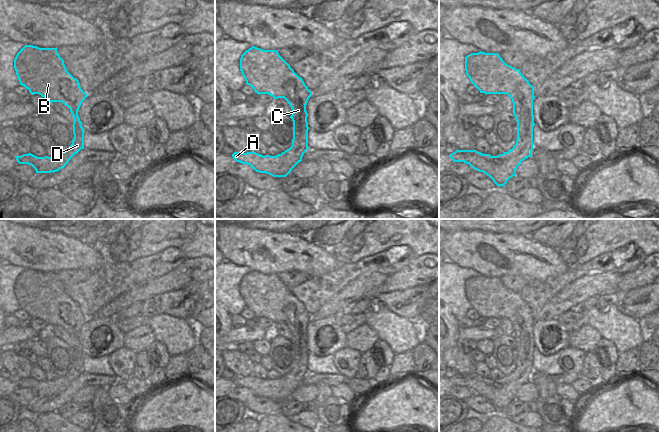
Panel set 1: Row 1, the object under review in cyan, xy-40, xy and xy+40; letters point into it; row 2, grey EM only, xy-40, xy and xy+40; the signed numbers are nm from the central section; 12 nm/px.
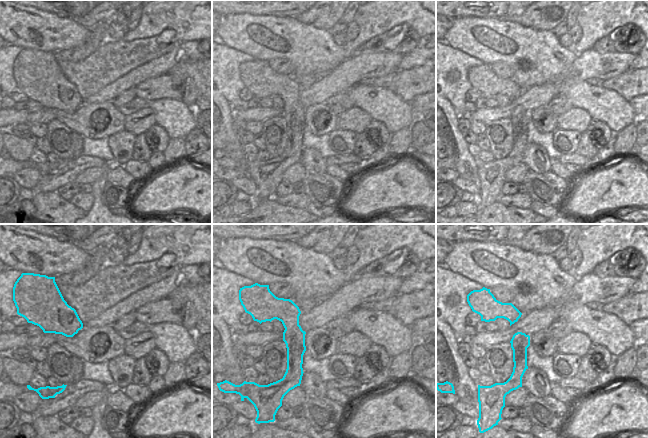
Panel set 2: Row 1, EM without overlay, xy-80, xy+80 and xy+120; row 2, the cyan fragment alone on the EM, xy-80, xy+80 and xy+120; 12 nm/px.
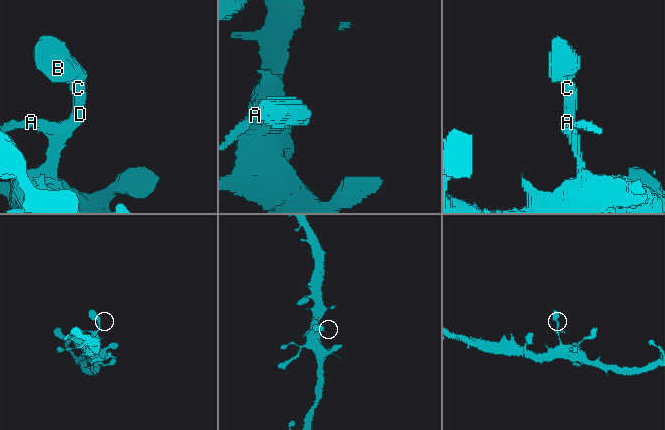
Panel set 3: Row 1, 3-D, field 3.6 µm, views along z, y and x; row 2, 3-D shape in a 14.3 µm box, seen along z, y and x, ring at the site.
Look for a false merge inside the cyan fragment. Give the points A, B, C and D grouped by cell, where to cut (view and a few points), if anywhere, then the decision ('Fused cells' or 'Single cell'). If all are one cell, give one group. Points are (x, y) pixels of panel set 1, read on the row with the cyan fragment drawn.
Groups: A B C D. No split. Single cell.

